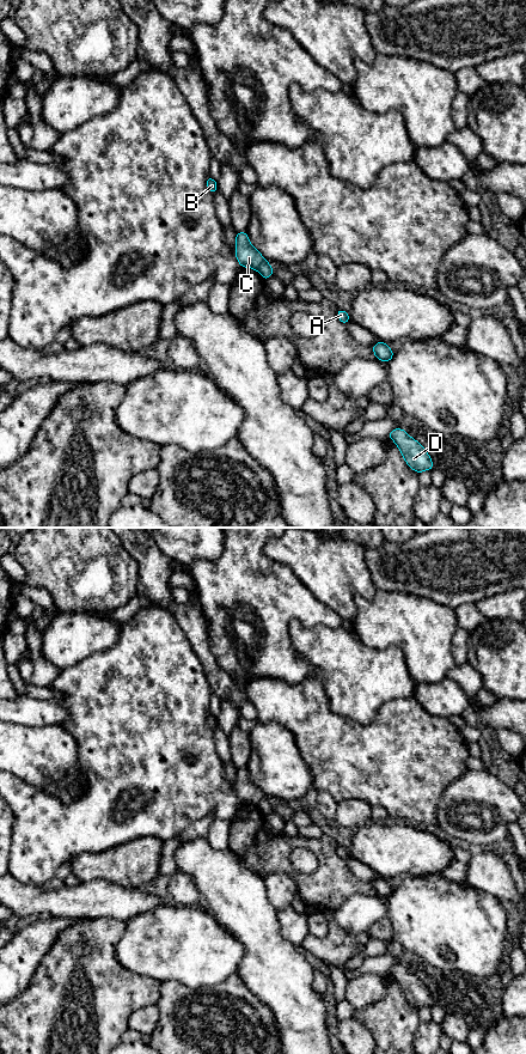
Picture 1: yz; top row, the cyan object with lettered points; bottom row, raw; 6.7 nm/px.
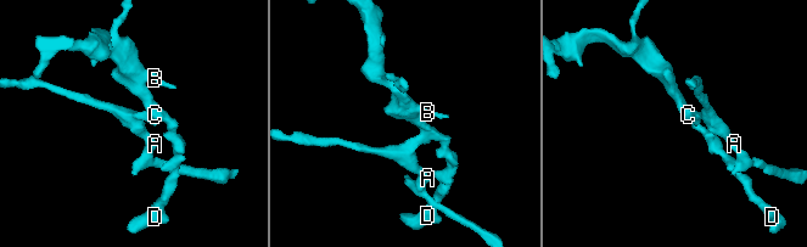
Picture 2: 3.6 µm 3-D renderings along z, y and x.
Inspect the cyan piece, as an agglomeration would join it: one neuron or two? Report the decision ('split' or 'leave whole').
split

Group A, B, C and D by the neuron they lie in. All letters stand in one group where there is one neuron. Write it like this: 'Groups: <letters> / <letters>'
Groups: A / B C D

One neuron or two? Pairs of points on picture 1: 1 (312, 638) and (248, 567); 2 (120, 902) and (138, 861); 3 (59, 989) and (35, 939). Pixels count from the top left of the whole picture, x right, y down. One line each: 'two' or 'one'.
1: two
2: two
3: two

